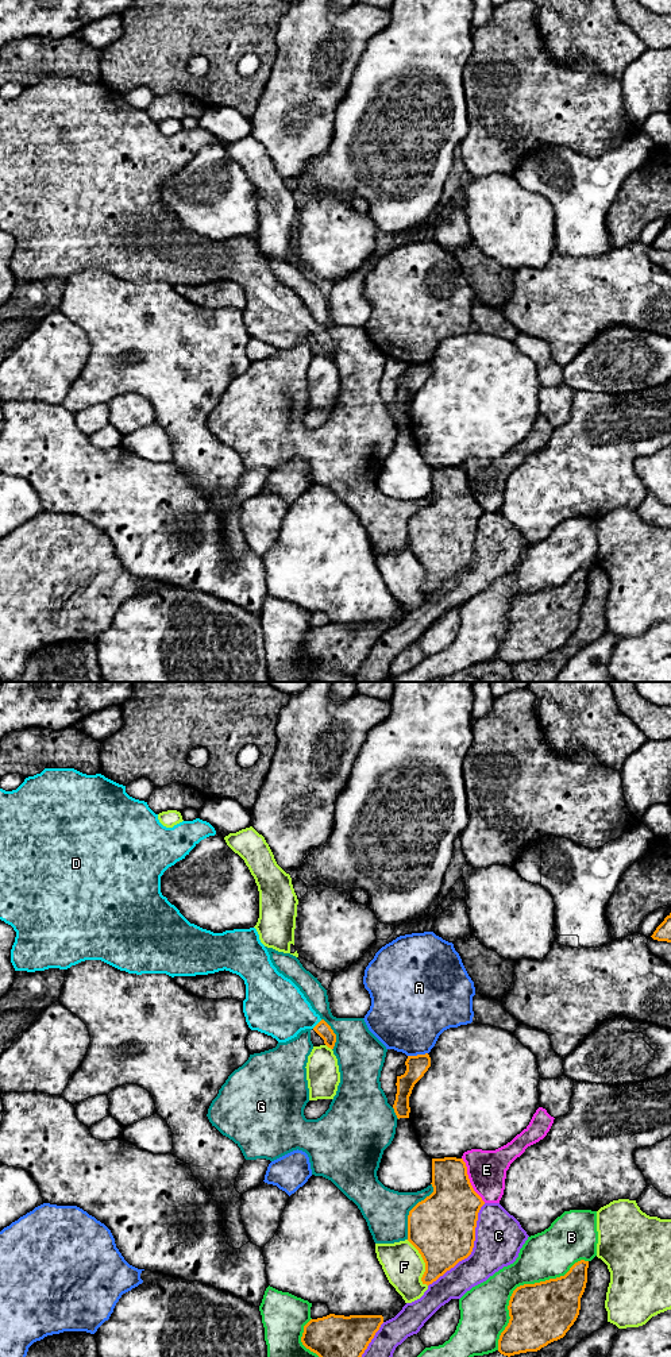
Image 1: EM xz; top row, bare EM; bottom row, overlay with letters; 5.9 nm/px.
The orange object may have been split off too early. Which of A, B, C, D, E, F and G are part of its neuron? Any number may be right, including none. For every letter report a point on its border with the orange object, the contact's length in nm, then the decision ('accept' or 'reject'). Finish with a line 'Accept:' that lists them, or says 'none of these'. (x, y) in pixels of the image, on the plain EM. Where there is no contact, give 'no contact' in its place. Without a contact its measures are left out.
A: xz (417, 363) | 120 nm | reject
B: xz (521, 594) | 750 nm | reject
C: xz (471, 558) | 600 nm | reject
D: xz (317, 332) | 80 nm | accept
E: xz (469, 489) | 300 nm | reject
F: xz (424, 570) | 300 nm | reject
G: xz (411, 519) | 360 nm | reject
Accept: D

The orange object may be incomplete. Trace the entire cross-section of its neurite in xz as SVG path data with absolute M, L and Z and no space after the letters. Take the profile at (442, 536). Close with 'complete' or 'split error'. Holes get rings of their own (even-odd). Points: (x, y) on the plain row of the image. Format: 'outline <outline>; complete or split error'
outline M432 467L431 493L433 501L419 510L408 524L408 550L419 559L425 571L421 590L427 594L471 563L478 521L485 513L470 491L463 467Z; complete

